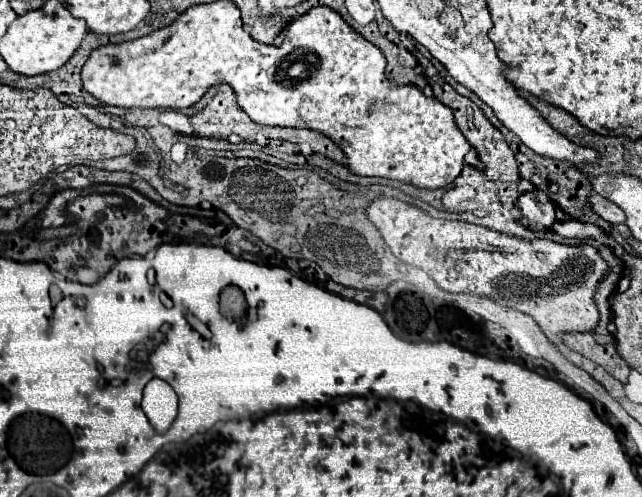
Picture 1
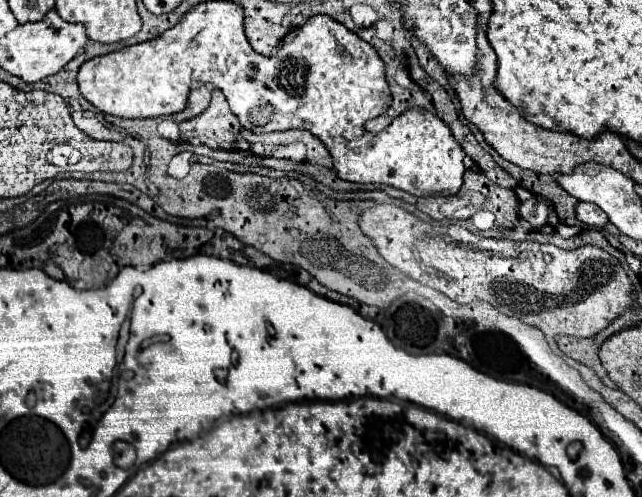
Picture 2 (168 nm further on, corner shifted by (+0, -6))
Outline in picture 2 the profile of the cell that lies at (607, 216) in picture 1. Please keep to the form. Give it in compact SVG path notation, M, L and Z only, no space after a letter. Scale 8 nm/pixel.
M584 201L576 205L576 217L578 217L582 223L590 225L590 227L604 227L604 225L608 223L606 213L604 213L598 205L594 205L594 203L584 203Z

